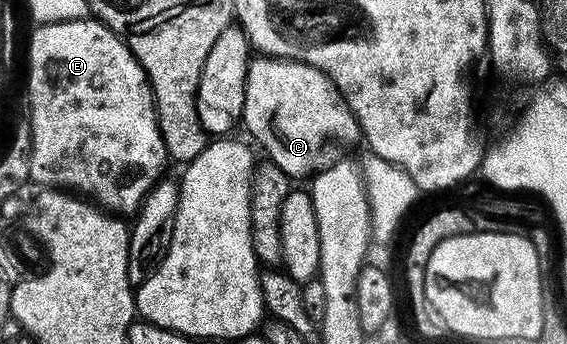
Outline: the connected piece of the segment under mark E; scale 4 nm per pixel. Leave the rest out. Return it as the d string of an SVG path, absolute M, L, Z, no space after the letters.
M91 16L78 18L72 22L50 22L43 27L35 28L30 31L25 50L30 55L29 73L26 75L29 102L31 102L29 115L32 124L31 154L28 164L30 181L32 183L35 181L35 184L43 188L62 188L68 192L78 192L90 199L96 207L116 216L134 215L135 211L139 209L139 205L145 200L145 196L151 191L152 186L159 181L164 173L163 165L168 165L169 162L167 149L159 131L159 117L155 111L155 97L151 91L147 73L141 68L141 64L133 56L131 49L125 45L123 39L115 35L103 22Z

